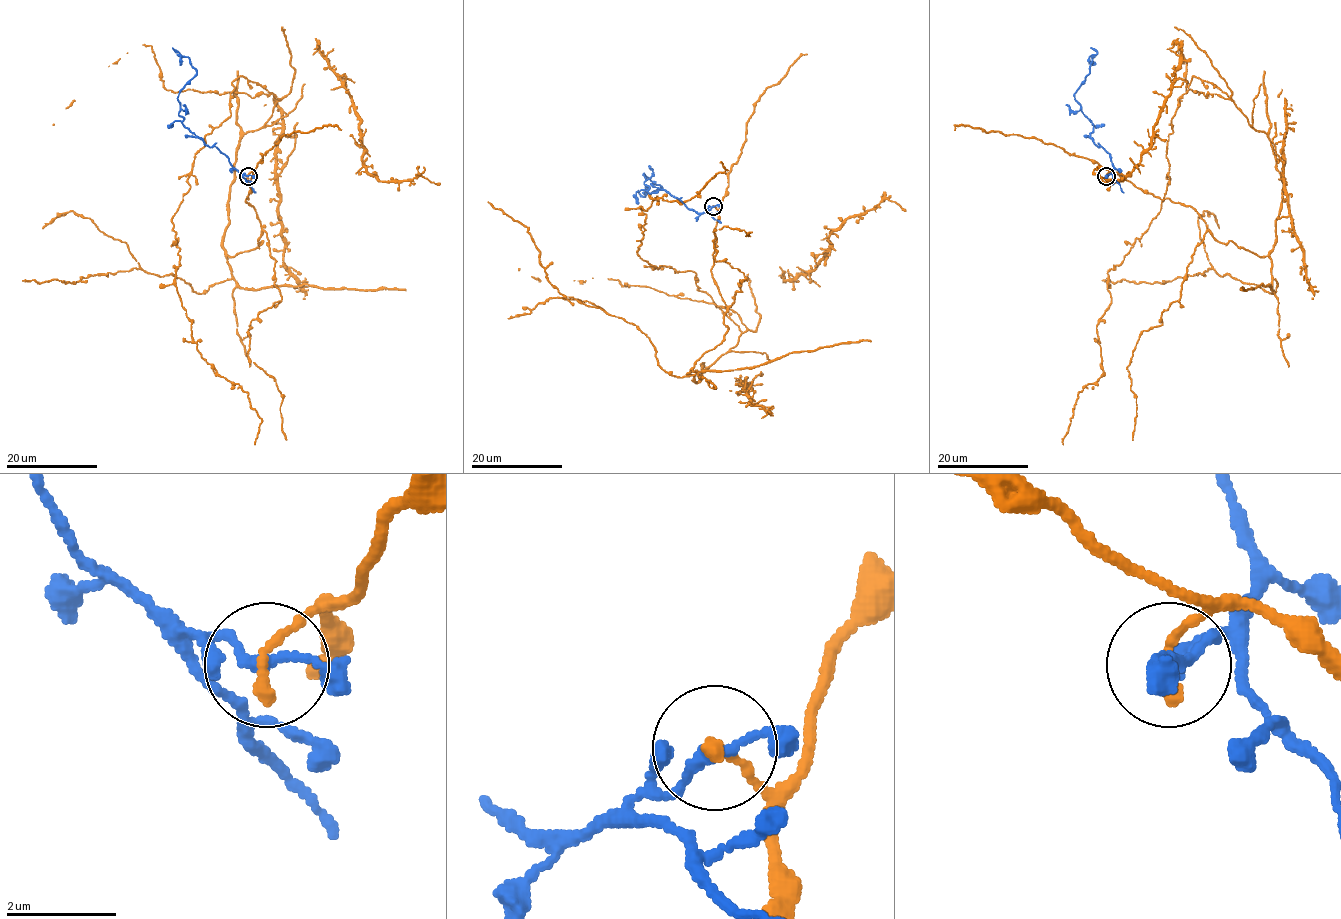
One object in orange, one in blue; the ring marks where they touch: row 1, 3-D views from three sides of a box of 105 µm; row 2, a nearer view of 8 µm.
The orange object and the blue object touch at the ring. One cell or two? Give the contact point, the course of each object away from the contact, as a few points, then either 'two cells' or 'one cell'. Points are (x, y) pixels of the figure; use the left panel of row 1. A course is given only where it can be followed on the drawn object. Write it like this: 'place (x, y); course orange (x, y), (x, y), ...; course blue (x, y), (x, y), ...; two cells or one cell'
place (248, 176); course orange (248, 175), (263, 241), (230, 256), (236, 149), (275, 103), (240, 76), (171, 222), (191, 336), (255, 445); course blue (248, 175), (184, 125), (178, 114), (178, 93), (196, 70), (189, 58), (173, 48); two cells

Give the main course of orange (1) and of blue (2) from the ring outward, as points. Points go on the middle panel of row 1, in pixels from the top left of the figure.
1: (713, 206), (728, 328), (695, 382), (740, 328), (694, 272), (644, 260), (640, 207), (691, 200), (720, 162)
2: (713, 206), (696, 212), (663, 190), (649, 193), (644, 183), (644, 174), (662, 188), (644, 196), (638, 190)

